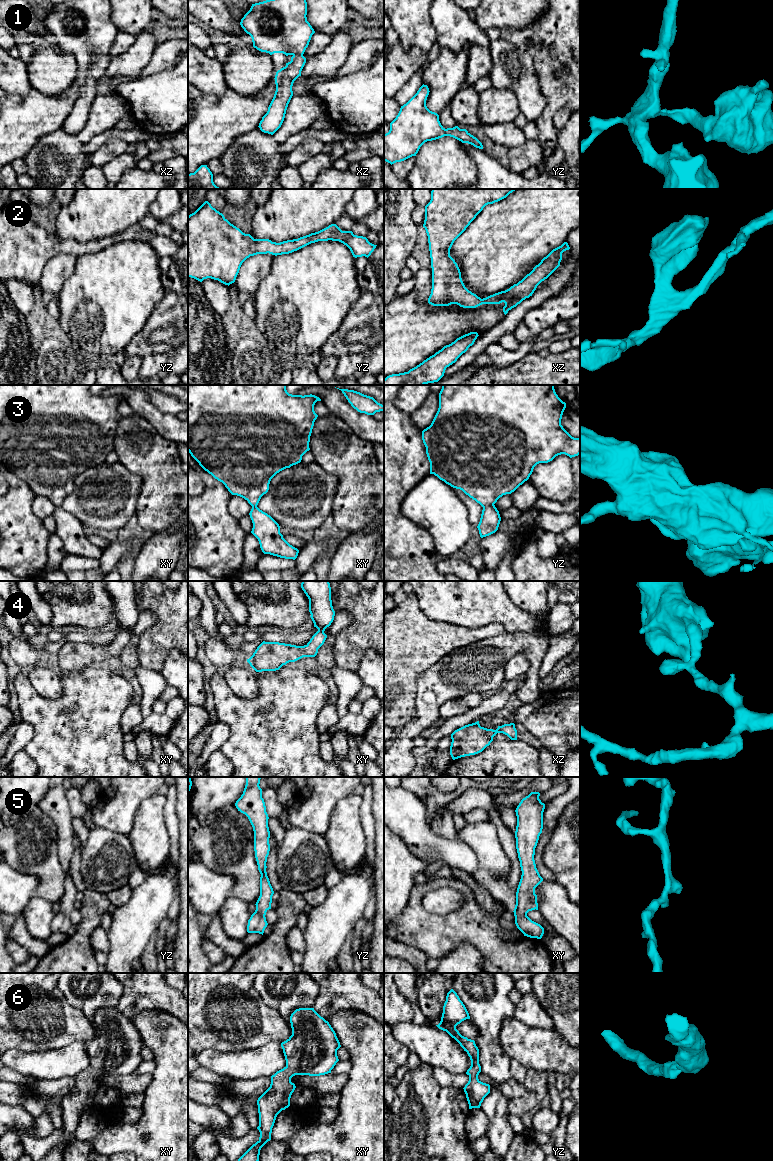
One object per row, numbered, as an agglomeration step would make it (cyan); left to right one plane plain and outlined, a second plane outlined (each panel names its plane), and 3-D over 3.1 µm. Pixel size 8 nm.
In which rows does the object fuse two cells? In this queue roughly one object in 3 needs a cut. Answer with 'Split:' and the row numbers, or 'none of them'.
Split: none of them

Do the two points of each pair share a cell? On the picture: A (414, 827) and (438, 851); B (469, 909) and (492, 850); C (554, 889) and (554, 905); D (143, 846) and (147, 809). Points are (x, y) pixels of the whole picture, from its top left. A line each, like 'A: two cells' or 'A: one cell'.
A: one cell
B: two cells
C: one cell
D: one cell

